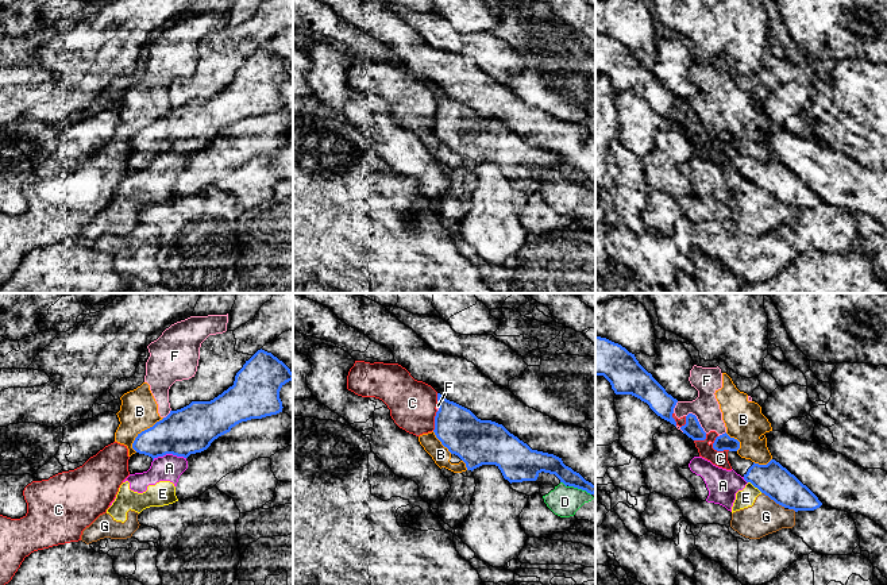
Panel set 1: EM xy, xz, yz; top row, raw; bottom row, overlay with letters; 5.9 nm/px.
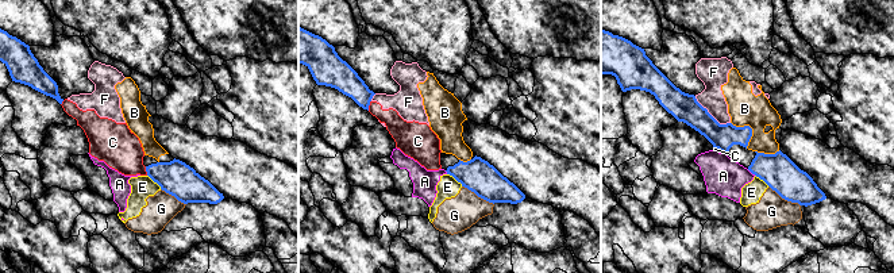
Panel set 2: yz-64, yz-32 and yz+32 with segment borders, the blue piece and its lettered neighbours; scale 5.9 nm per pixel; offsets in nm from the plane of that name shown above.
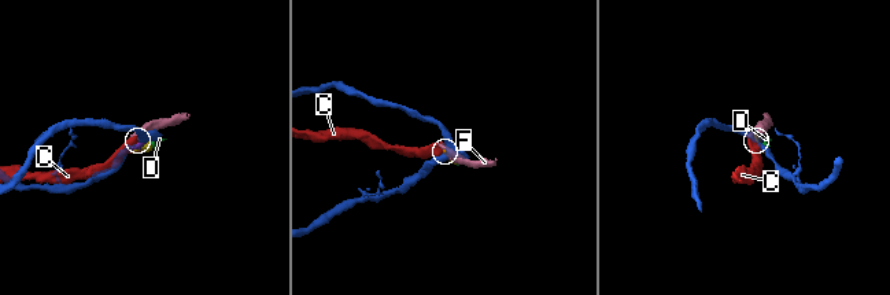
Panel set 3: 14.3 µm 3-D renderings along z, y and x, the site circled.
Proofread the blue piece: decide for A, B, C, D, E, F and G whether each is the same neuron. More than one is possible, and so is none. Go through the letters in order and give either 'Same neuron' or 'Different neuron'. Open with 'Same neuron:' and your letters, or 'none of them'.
Same neuron: none of them
A: Different neuron
B: Different neuron
C: Different neuron
D: Different neuron
E: Different neuron
F: Different neuron
G: Different neuron

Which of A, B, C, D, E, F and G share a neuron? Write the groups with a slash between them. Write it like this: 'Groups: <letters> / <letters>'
Groups: A D E G / B C F

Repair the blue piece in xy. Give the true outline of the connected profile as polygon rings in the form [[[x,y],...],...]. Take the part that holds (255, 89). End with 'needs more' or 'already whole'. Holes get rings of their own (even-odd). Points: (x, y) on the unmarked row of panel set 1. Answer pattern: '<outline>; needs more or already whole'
[[[258,47],[236,70],[234,82],[221,92],[211,99],[192,99],[181,107],[170,108],[166,115],[138,131],[132,141],[136,150],[128,157],[130,172],[147,169],[155,155],[166,151],[188,155],[201,150],[236,122],[282,109],[279,88],[292,77],[293,70],[282,58],[271,50]]]; needs more

